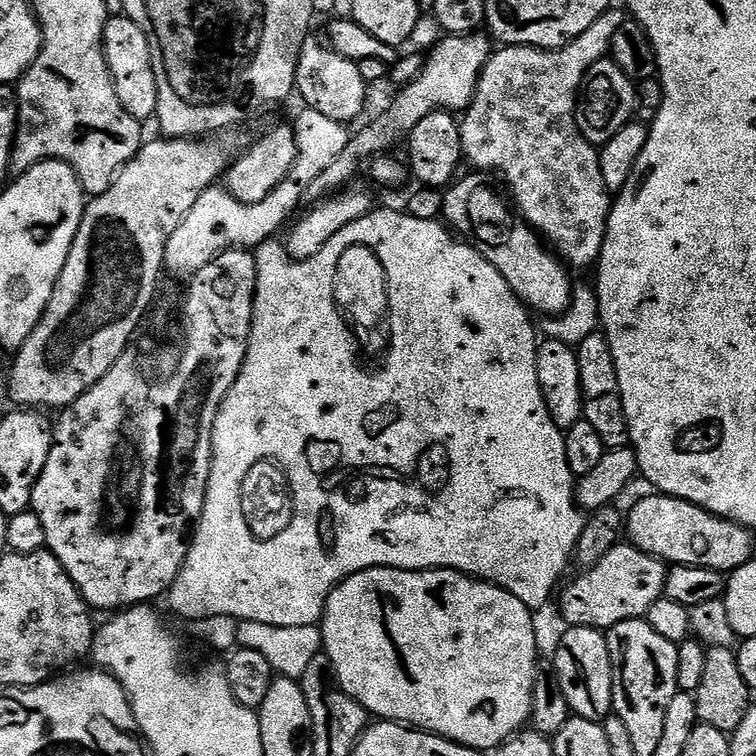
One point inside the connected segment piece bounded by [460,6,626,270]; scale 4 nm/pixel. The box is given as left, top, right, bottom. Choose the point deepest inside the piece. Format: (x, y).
(521, 126)

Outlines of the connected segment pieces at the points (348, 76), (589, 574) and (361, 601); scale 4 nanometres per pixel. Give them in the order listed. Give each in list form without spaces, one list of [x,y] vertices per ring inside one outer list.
[[[309,38],[302,46],[302,54],[298,58],[295,91],[298,93],[298,96],[300,92],[301,98],[304,99],[304,102],[302,102],[304,108],[318,110],[318,114],[323,114],[326,118],[331,118],[333,122],[338,122],[345,126],[351,125],[351,120],[358,119],[363,114],[364,107],[368,104],[370,85],[362,78],[362,70],[356,61],[350,58],[342,58],[323,39],[320,40]]]
[[[615,544],[594,567],[579,573],[580,577],[569,586],[560,600],[560,612],[569,625],[578,628],[607,630],[618,622],[647,617],[650,606],[664,595],[664,583],[668,568],[664,561],[655,560],[650,554],[635,548],[633,544]]]
[[[367,568],[358,574],[347,576],[328,596],[322,621],[323,655],[330,658],[334,680],[340,691],[357,700],[373,717],[384,722],[403,724],[422,732],[430,732],[433,736],[453,740],[456,744],[477,748],[481,754],[488,754],[521,731],[532,718],[532,695],[538,667],[536,624],[532,621],[532,616],[533,609],[518,602],[514,594],[486,580],[466,576],[463,572],[455,572],[449,568],[428,568],[425,572],[407,572],[401,568]]]

